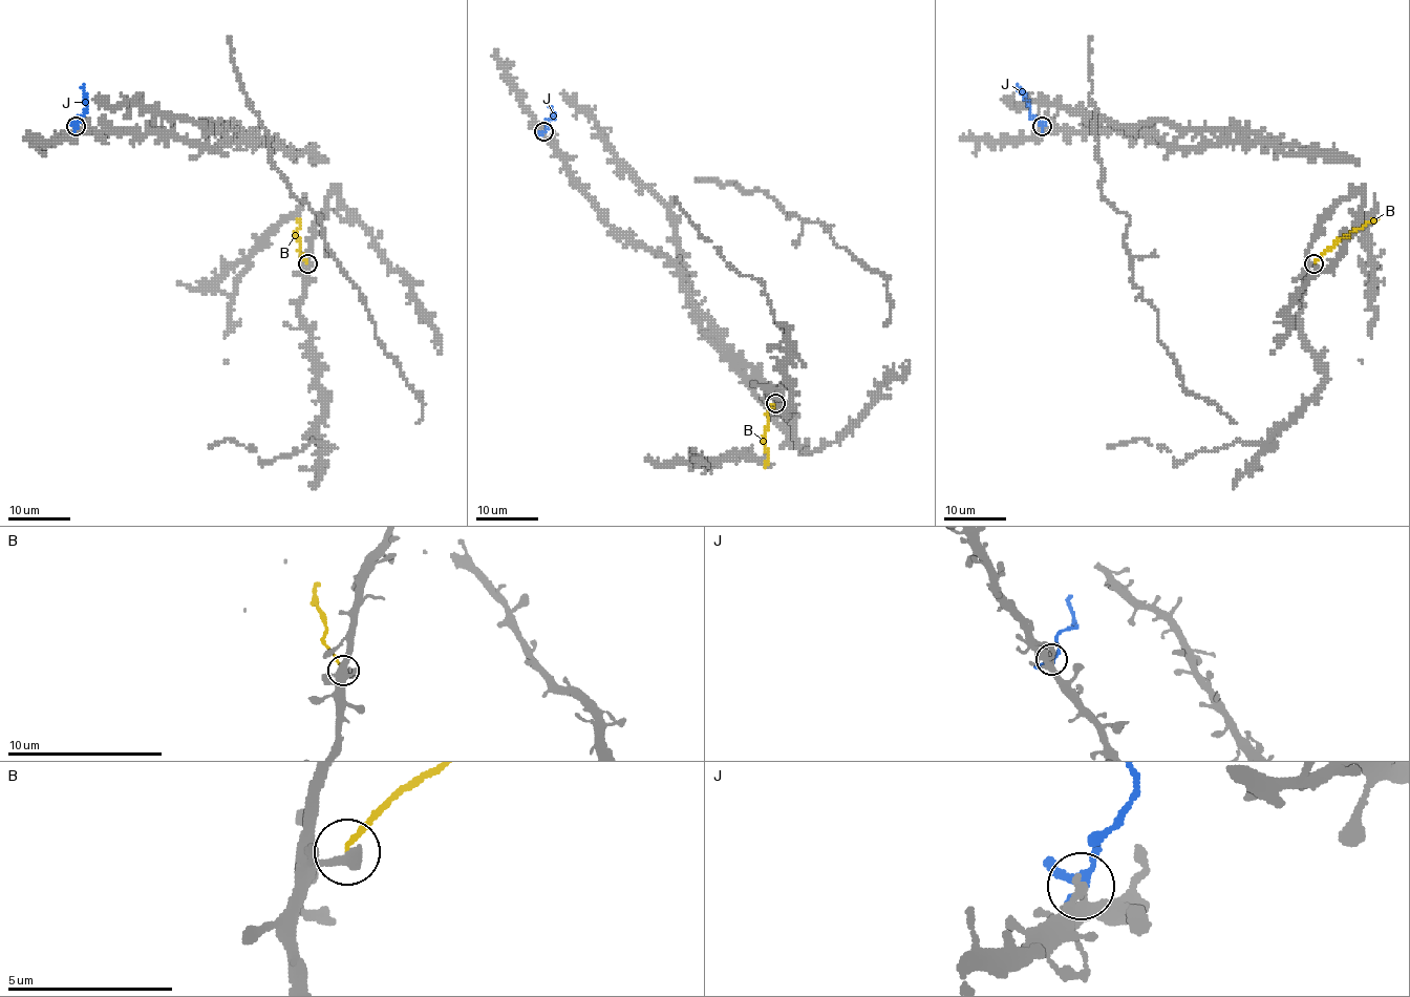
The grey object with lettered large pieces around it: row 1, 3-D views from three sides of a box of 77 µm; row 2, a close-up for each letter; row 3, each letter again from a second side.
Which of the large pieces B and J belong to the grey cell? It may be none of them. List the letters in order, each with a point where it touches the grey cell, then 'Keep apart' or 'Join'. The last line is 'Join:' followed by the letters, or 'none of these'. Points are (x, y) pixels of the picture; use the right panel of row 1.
B: Touches grey at (1314, 263). Keep apart
J: Touches grey at (1042, 126). Keep apart
Join: none of these

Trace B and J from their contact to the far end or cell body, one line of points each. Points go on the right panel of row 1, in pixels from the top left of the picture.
B: (1315, 263), (1344, 237), (1379, 218)
J: (1041, 125), (1033, 118), (1027, 99), (1016, 83)

